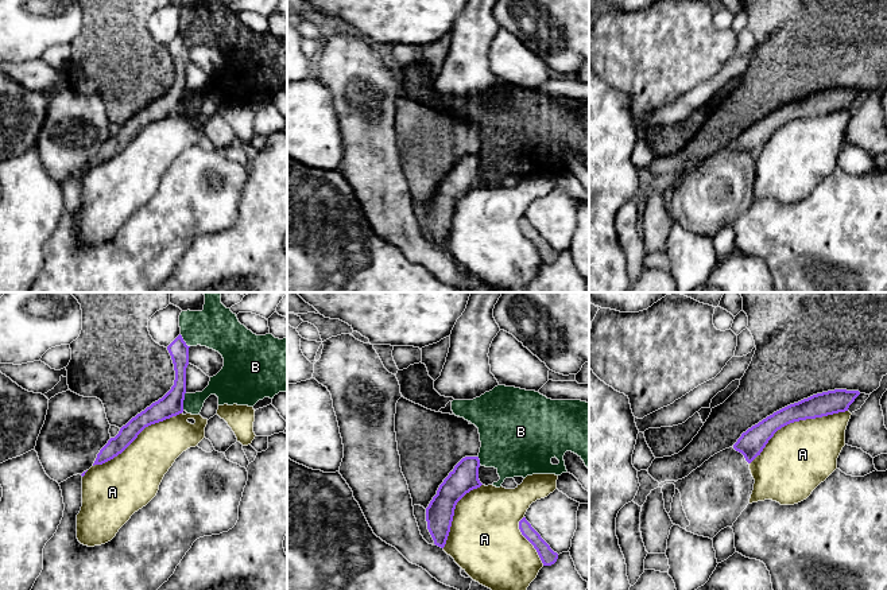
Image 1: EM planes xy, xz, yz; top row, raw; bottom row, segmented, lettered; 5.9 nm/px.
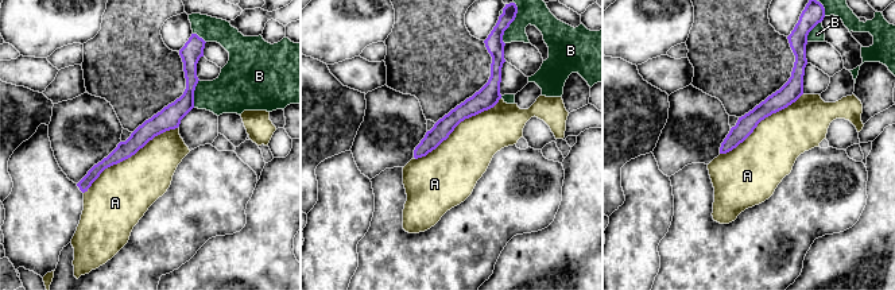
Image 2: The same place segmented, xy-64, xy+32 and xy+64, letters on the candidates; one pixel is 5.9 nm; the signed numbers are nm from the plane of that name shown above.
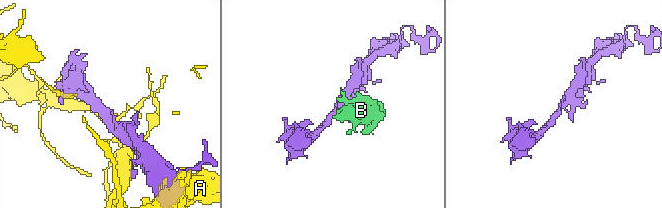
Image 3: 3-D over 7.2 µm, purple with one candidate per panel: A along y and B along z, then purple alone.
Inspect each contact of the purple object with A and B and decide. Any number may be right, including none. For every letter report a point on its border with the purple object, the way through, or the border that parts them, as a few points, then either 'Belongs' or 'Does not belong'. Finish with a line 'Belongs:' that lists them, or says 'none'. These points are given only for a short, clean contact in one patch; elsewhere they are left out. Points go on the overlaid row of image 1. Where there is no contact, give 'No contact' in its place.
A: Touches purple at yz (796, 420). Does not belong
B: Touches purple at xy (182, 402). Does not belong
Belongs: none

